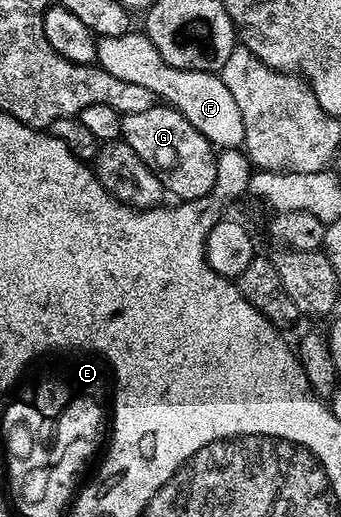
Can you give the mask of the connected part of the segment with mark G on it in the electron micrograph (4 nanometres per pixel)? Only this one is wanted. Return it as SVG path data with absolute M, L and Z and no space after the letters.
M155 104L135 114L123 114L121 141L127 142L132 152L144 160L147 168L157 174L163 187L175 194L175 199L206 198L217 183L220 162L214 159L215 147L171 106Z

